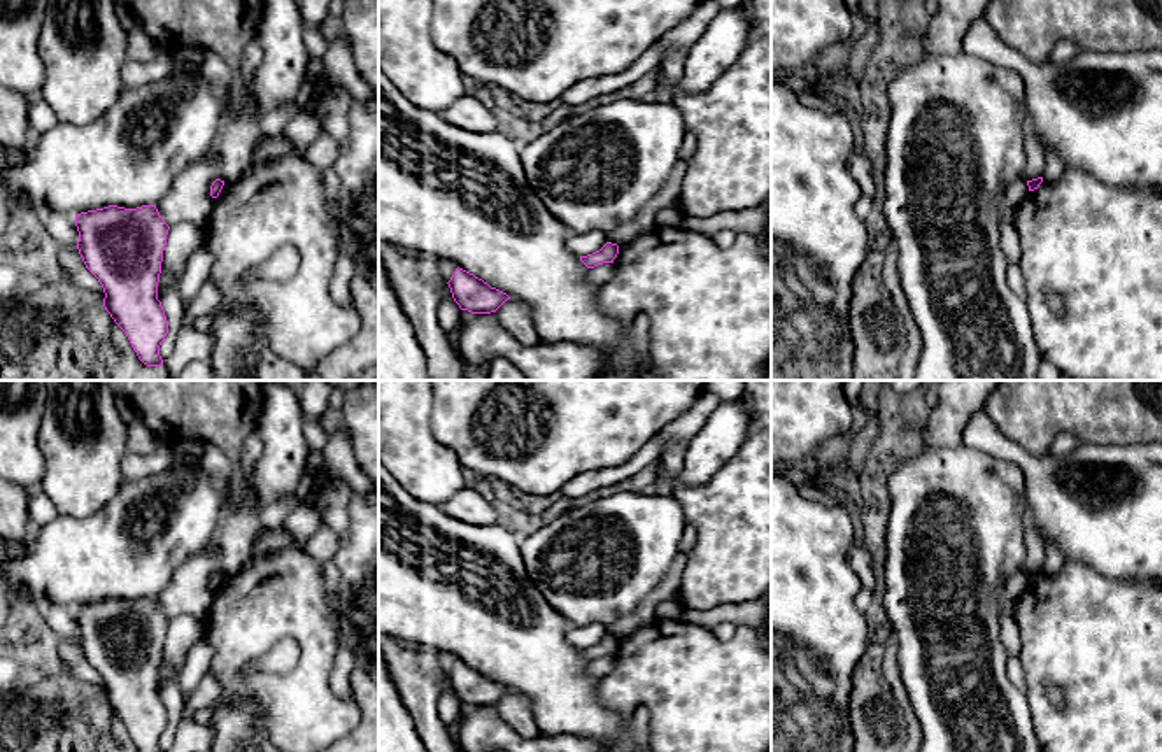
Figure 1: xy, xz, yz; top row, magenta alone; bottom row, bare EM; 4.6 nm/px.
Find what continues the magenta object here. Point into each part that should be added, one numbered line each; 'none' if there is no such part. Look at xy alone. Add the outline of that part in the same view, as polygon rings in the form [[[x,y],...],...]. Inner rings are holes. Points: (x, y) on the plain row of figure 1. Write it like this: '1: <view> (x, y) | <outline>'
none

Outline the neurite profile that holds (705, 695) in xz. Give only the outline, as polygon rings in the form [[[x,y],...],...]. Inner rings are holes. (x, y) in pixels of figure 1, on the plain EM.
[[[657,617],[652,622],[643,624],[633,633],[619,638],[619,647],[613,652],[613,657],[615,666],[606,677],[599,680],[598,698],[606,708],[627,719],[631,719],[638,705],[647,705],[650,710],[652,752],[771,752],[771,654],[759,647],[754,629],[740,626],[731,638],[720,640],[703,626],[671,617]]]

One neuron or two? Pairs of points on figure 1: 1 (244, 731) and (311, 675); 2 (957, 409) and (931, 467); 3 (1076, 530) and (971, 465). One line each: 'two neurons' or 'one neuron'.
1: two neurons
2: two neurons
3: two neurons

